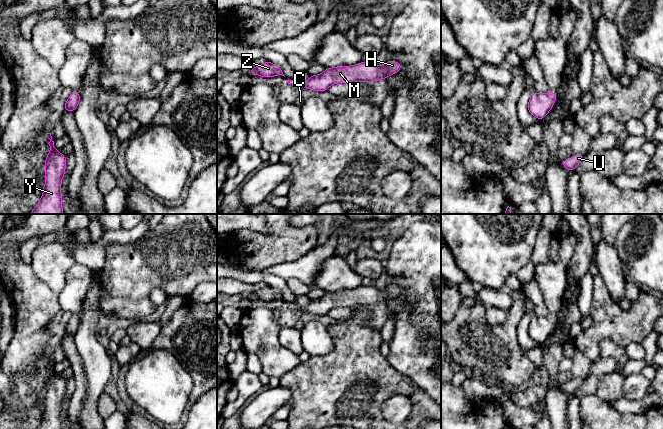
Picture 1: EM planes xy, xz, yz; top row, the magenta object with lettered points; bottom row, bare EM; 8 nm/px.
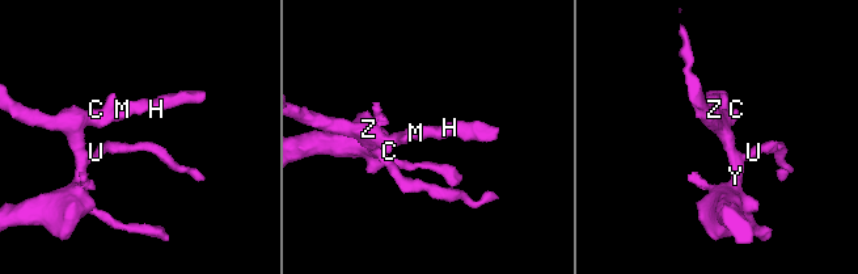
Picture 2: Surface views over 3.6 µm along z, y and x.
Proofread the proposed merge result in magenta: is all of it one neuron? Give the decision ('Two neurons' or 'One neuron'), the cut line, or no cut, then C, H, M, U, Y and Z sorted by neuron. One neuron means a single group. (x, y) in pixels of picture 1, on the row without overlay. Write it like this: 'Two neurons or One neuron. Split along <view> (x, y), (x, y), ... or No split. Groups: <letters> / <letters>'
One neuron. No split. Groups: C H M U Y Z

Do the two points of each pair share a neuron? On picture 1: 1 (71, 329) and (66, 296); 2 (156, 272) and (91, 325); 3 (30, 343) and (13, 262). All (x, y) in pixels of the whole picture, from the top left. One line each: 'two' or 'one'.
1: one
2: two
3: one

